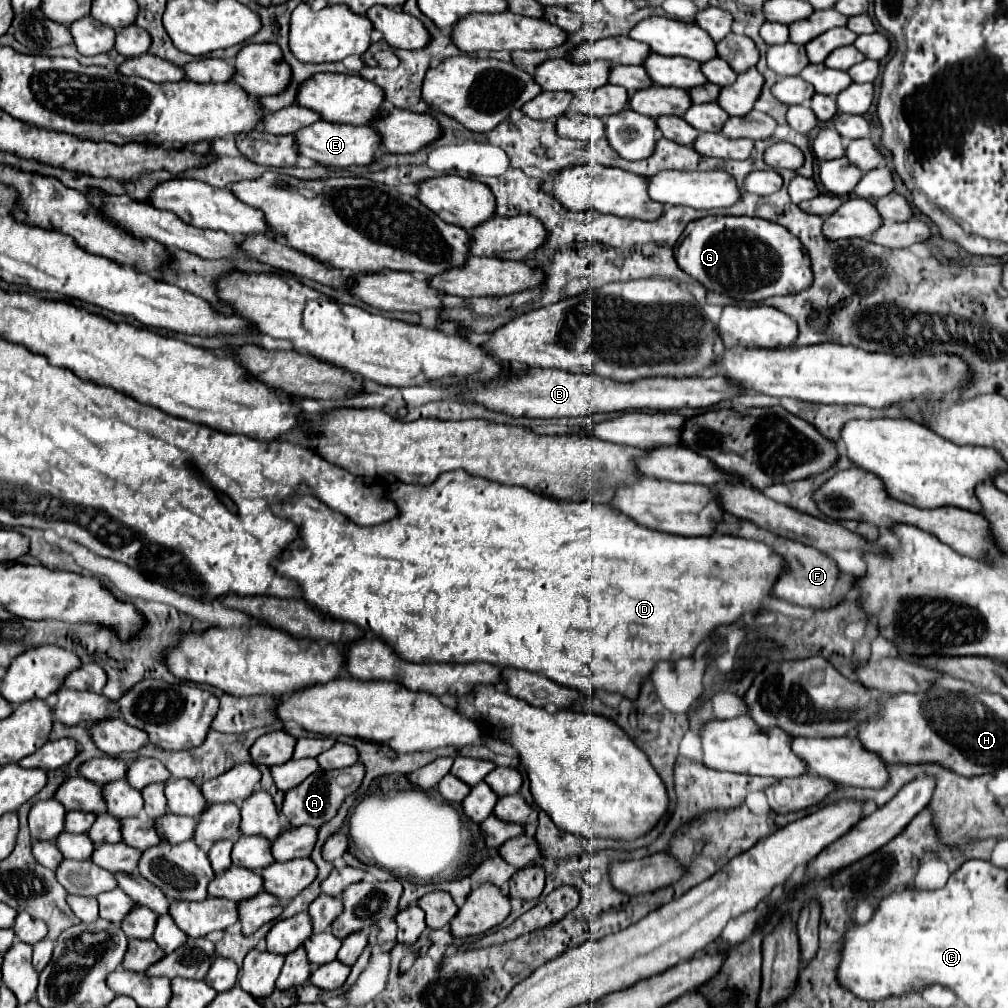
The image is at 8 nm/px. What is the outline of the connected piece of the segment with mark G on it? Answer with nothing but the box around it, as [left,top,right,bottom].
[676,216,812,302]

